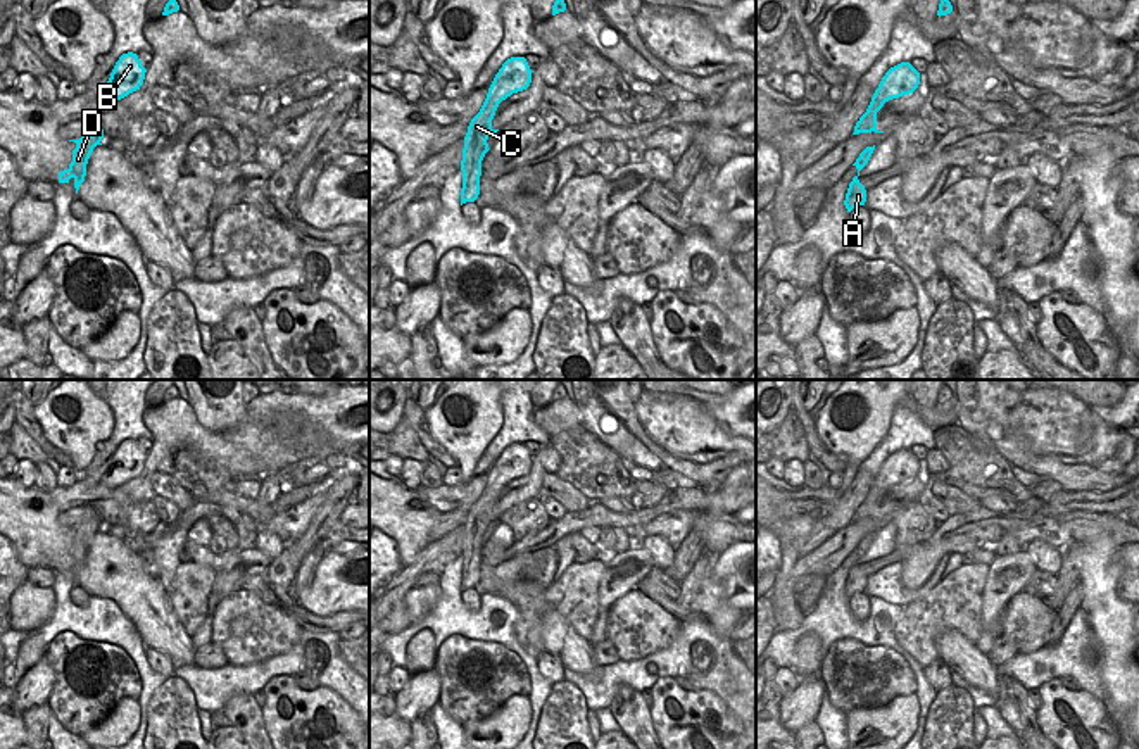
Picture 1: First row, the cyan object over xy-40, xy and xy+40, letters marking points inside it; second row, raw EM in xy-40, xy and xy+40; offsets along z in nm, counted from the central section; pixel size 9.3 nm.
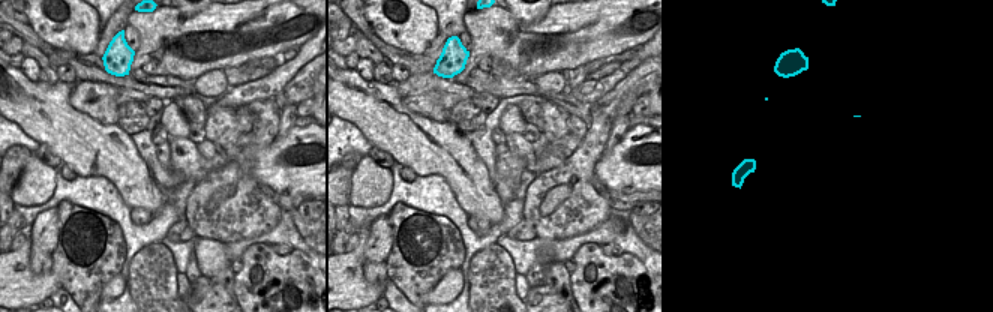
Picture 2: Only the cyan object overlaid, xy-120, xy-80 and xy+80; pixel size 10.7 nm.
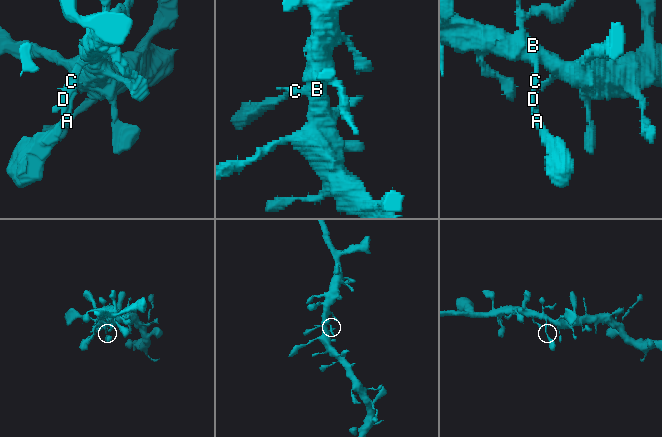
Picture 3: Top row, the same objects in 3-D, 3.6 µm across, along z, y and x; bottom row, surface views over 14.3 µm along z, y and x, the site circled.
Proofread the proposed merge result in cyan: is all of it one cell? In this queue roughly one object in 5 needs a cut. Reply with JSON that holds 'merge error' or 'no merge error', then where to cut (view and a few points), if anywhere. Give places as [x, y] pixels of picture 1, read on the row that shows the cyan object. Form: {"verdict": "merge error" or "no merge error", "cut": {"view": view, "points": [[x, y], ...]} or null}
{"verdict": "no merge error", "cut": null}

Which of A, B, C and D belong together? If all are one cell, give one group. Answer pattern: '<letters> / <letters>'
A B C D

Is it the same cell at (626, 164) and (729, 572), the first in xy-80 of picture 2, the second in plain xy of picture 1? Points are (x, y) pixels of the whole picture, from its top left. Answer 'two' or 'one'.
one

